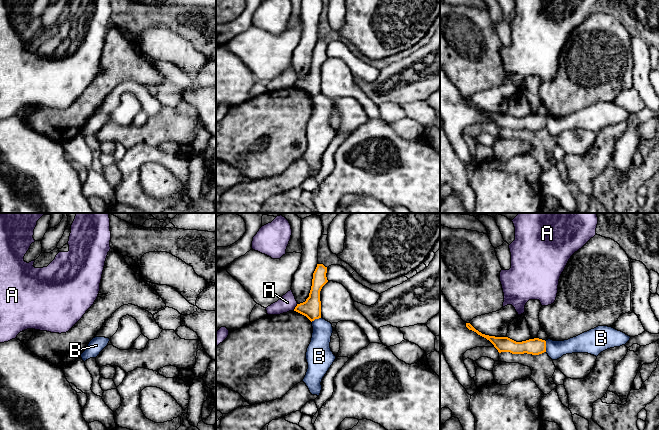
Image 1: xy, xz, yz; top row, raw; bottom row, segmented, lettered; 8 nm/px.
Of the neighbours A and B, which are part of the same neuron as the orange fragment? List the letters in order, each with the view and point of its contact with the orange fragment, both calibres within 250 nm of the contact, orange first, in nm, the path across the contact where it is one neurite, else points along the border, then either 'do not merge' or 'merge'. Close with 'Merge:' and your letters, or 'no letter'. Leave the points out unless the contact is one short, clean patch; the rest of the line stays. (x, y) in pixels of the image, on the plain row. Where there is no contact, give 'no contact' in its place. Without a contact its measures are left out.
A: contact xz (296, 82); calibres 160 and 140 nm; do not merge
B: contact yz (545, 122); calibres 140 and 140 nm; border yz (545, 117), (546, 127); do not merge
Merge: no letter

